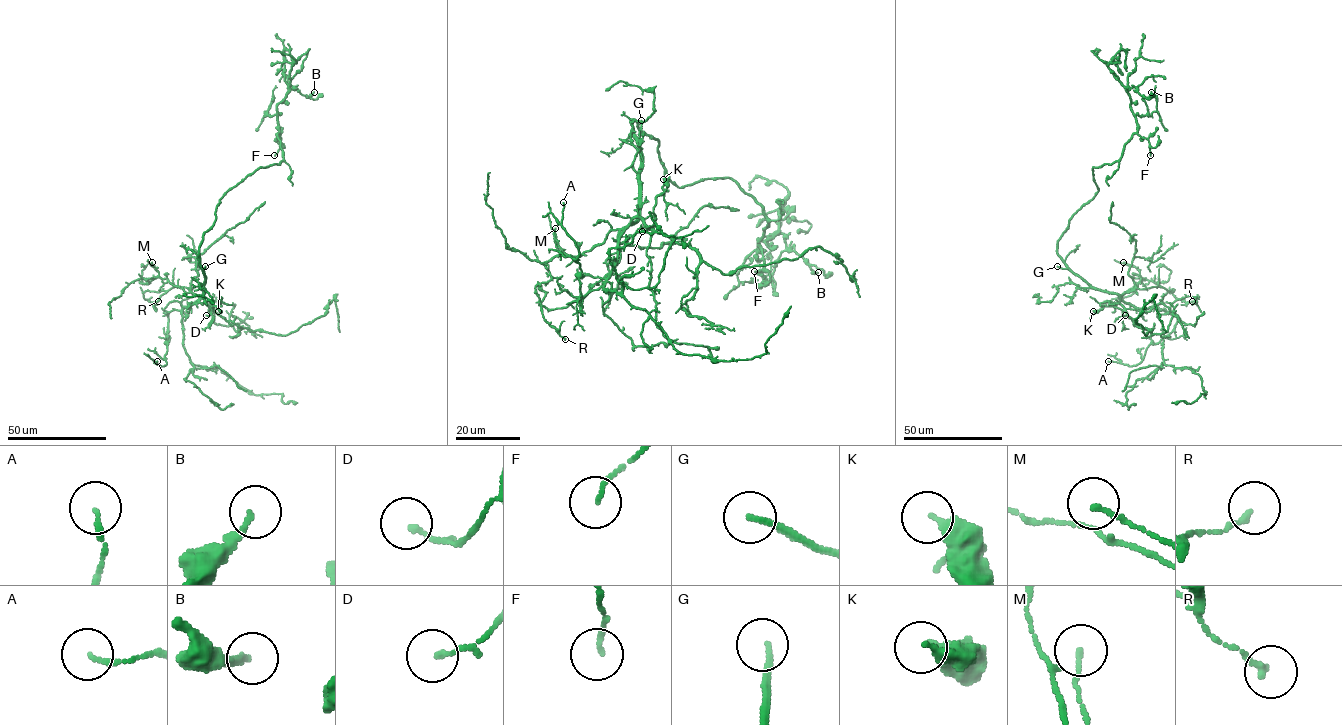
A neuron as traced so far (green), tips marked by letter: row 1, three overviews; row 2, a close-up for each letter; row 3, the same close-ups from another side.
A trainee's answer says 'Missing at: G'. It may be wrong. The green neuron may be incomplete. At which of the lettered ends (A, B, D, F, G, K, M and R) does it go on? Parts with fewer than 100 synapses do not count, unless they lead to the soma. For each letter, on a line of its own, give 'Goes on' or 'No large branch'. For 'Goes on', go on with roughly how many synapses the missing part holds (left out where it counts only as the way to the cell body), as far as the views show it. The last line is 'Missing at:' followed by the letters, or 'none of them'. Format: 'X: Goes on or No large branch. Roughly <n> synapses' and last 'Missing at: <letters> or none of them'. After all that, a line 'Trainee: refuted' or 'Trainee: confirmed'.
A: No large branch
B: No large branch
D: No large branch
F: No large branch
G: Goes on
K: No large branch
M: No large branch
R: No large branch
Missing at: G
Trainee: confirmed

